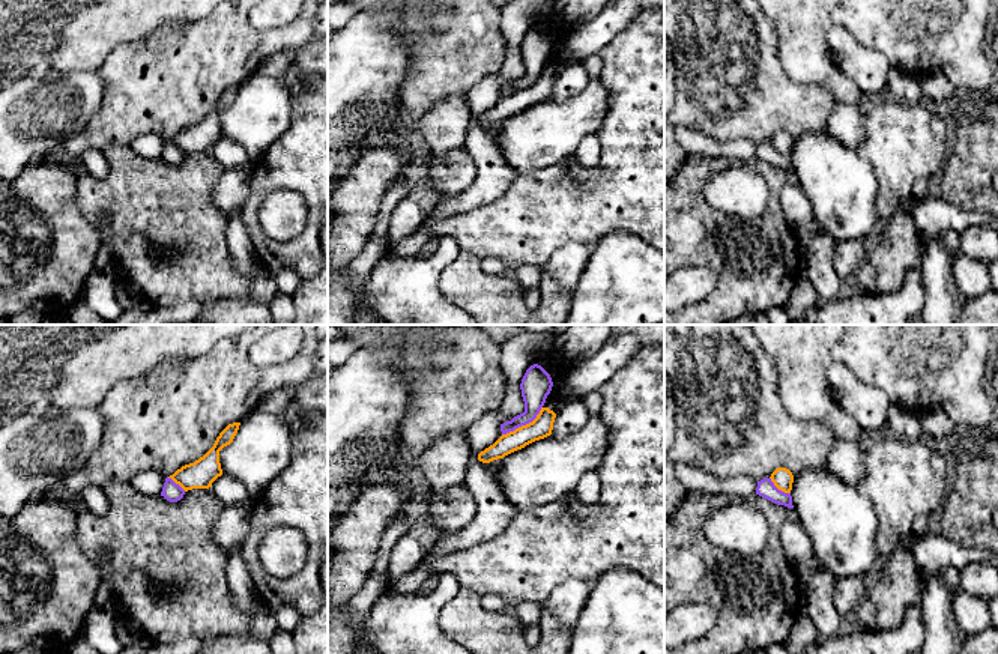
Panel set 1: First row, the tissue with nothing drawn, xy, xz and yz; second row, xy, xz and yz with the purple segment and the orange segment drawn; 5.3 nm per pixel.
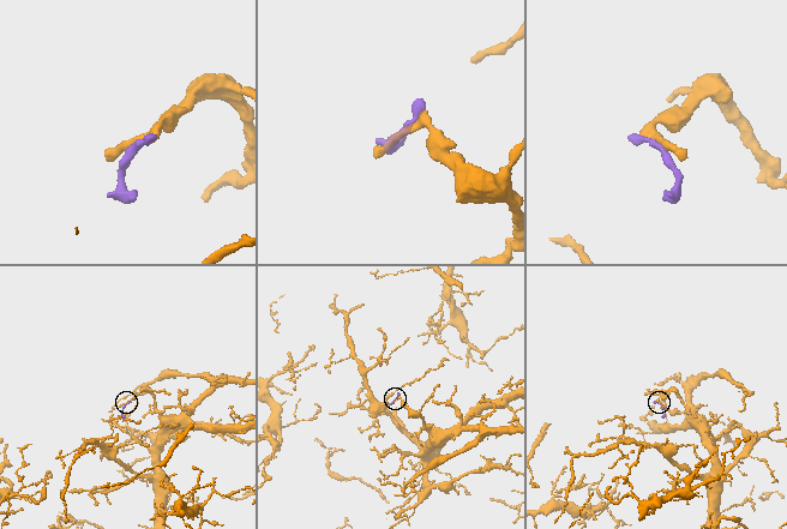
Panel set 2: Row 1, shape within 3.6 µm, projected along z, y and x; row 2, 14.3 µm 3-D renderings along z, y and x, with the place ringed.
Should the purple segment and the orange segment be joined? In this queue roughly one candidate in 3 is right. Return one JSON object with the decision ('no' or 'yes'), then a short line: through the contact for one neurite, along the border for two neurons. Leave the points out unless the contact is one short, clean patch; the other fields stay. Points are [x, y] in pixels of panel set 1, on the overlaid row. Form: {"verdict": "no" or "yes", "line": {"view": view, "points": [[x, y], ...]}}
{"verdict": "no"}

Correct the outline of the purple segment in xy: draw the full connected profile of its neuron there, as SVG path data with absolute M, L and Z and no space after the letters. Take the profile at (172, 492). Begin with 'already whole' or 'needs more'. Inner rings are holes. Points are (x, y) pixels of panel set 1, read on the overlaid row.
already whole; M165 478L161 496L164 496L170 502L177 502L183 498L185 490L176 484L171 478Z

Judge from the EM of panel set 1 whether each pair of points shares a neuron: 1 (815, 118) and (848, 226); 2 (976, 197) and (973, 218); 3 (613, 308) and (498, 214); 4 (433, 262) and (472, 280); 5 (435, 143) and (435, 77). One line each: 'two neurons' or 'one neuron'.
1: two neurons
2: two neurons
3: two neurons
4: two neurons
5: two neurons

